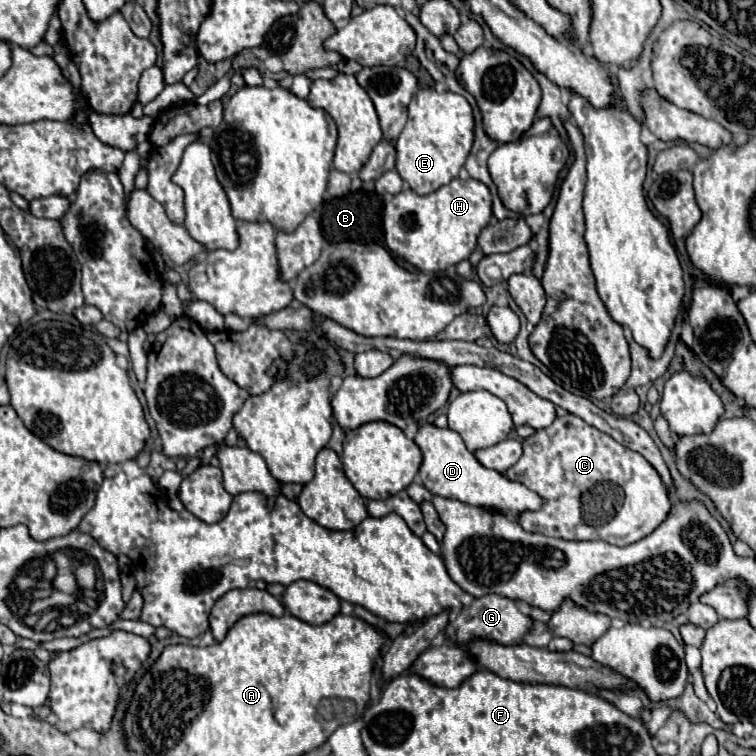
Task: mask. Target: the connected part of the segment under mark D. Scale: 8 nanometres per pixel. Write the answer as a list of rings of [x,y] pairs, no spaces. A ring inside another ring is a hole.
[[[421,424],[415,434],[415,444],[423,452],[423,462],[419,468],[419,476],[423,486],[437,496],[455,498],[467,502],[471,506],[483,506],[489,510],[497,510],[503,514],[515,516],[521,510],[537,510],[543,504],[533,490],[525,488],[519,482],[511,482],[495,470],[483,468],[477,458],[465,448],[461,436],[451,428],[437,428],[435,424]]]

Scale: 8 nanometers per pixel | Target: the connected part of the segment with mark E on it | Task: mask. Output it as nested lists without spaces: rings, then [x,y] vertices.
[[[419,90],[409,104],[409,120],[395,142],[397,172],[407,186],[425,196],[457,178],[473,144],[473,112],[469,102],[453,92]]]

